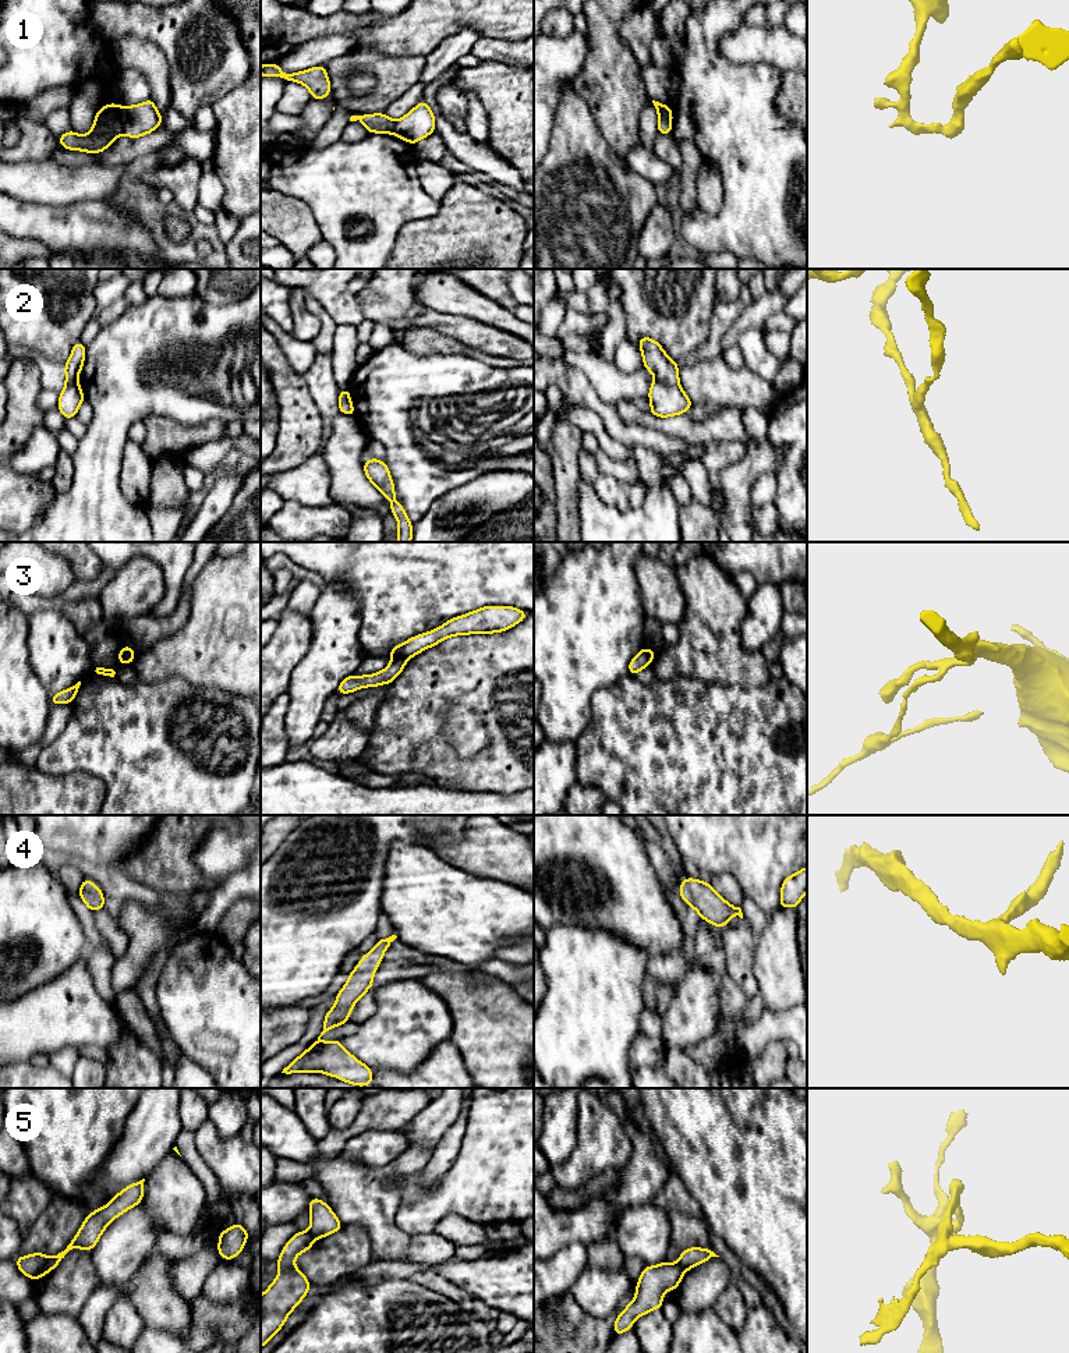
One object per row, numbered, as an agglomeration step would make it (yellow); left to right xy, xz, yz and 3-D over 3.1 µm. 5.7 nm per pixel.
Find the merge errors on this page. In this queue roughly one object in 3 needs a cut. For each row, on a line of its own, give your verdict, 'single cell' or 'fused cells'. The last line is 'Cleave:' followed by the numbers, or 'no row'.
1: fused cells
2: single cell
3: fused cells
4: single cell
5: fused cells
Cleave: 1, 3, 5

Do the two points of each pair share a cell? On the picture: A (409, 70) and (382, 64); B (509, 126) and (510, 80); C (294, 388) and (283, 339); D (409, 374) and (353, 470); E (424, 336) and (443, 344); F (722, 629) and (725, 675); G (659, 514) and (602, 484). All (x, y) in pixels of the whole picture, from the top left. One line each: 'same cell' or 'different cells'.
A: same cell
B: same cell
C: different cells
D: different cells
E: same cell
F: same cell
G: different cells

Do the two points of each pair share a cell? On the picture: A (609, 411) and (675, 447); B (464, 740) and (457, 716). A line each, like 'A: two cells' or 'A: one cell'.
A: one cell
B: one cell

